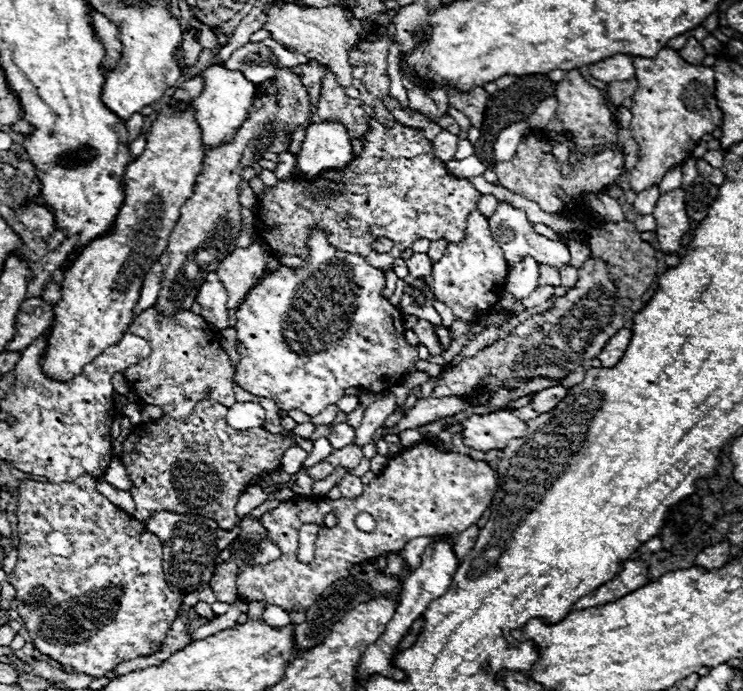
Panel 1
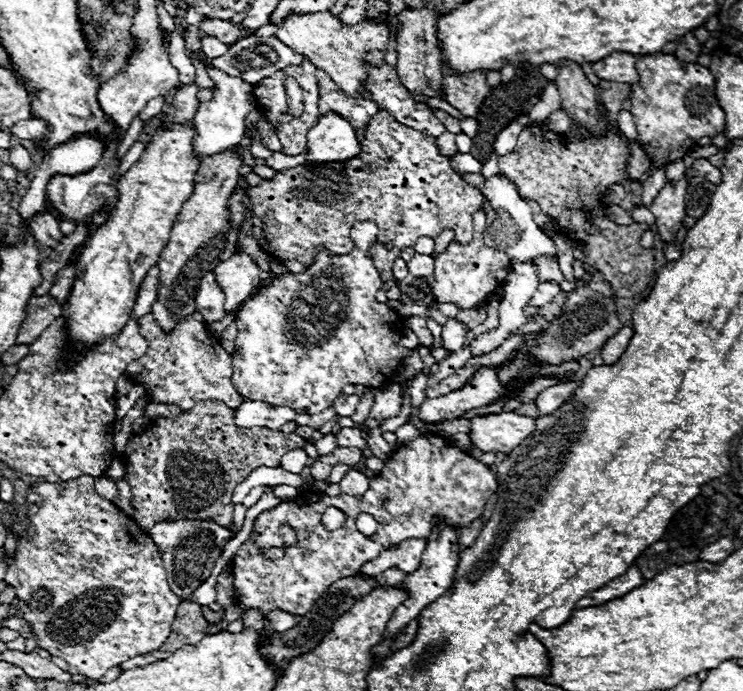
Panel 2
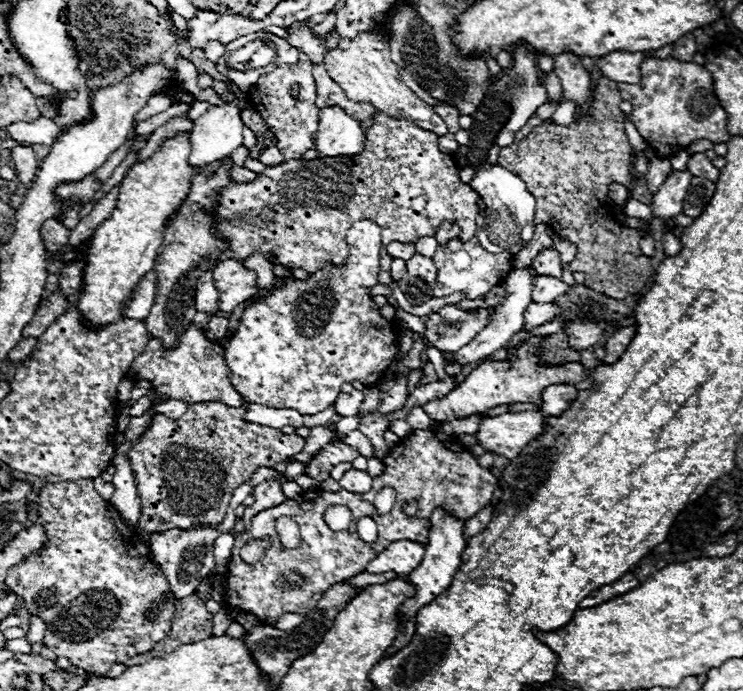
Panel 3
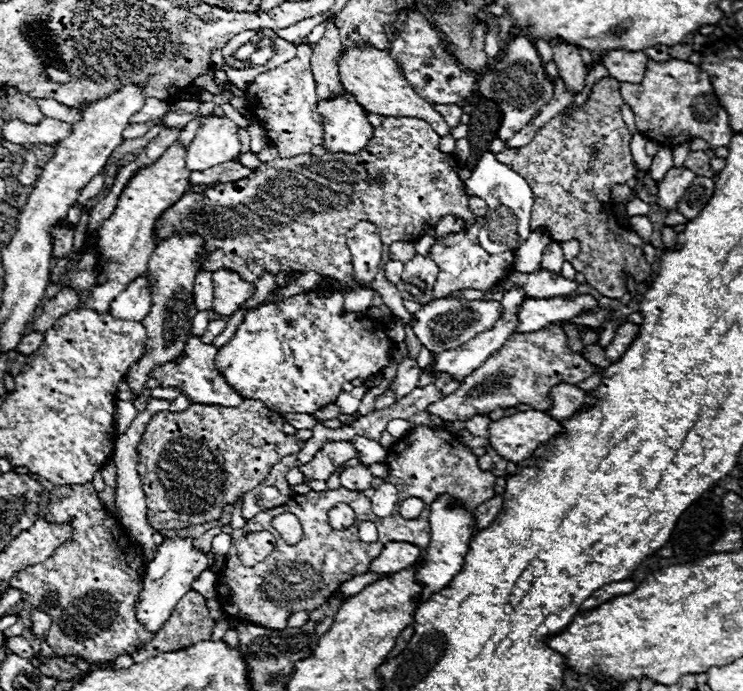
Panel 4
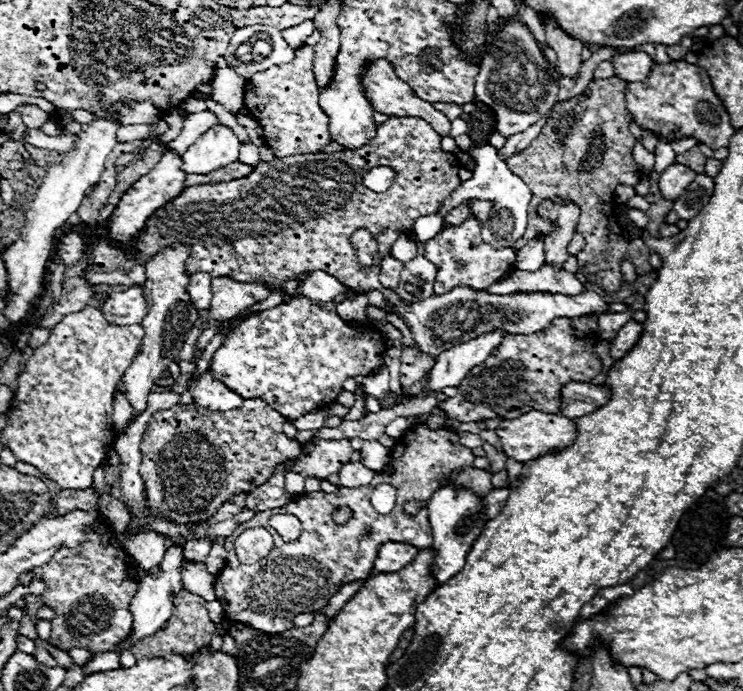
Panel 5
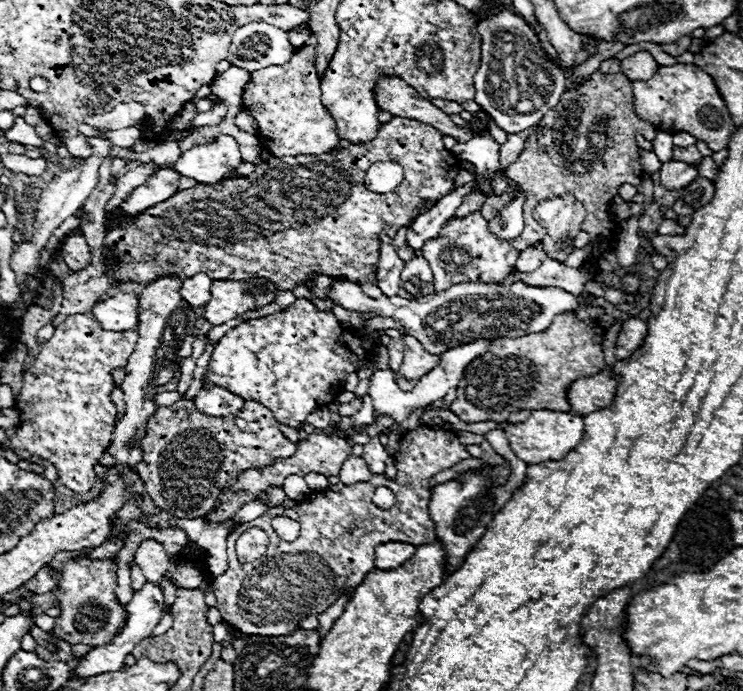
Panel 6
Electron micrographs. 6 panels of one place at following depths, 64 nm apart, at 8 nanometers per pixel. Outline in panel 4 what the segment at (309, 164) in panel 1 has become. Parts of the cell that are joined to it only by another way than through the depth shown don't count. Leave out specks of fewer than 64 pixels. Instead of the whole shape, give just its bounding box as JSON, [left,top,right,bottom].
[318,94,372,154]

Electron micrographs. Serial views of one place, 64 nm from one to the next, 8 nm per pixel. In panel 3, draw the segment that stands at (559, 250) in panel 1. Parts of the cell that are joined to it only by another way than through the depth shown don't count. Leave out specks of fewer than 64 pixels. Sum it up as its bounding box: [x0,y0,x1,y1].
[470,164,534,256]

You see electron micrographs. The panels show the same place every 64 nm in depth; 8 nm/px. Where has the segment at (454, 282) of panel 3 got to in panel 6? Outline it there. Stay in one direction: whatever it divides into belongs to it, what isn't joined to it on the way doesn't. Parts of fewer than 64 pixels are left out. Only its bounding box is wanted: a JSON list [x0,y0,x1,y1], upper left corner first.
[422,210,518,290]

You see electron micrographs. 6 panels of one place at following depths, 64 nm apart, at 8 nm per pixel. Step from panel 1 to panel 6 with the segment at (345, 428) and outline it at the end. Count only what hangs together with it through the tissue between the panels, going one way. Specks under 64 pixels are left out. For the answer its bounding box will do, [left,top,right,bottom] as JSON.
[364,438,388,474]

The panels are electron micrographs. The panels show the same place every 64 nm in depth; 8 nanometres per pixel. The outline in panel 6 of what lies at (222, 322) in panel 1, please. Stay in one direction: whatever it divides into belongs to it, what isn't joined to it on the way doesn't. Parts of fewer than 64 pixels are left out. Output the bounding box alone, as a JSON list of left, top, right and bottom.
[180,274,212,308]

